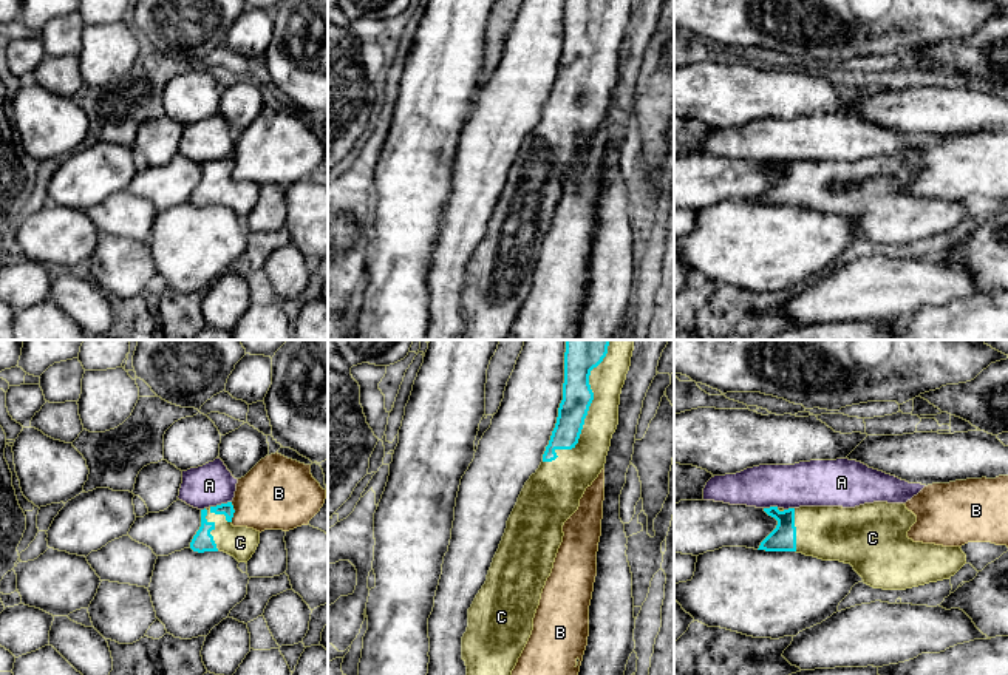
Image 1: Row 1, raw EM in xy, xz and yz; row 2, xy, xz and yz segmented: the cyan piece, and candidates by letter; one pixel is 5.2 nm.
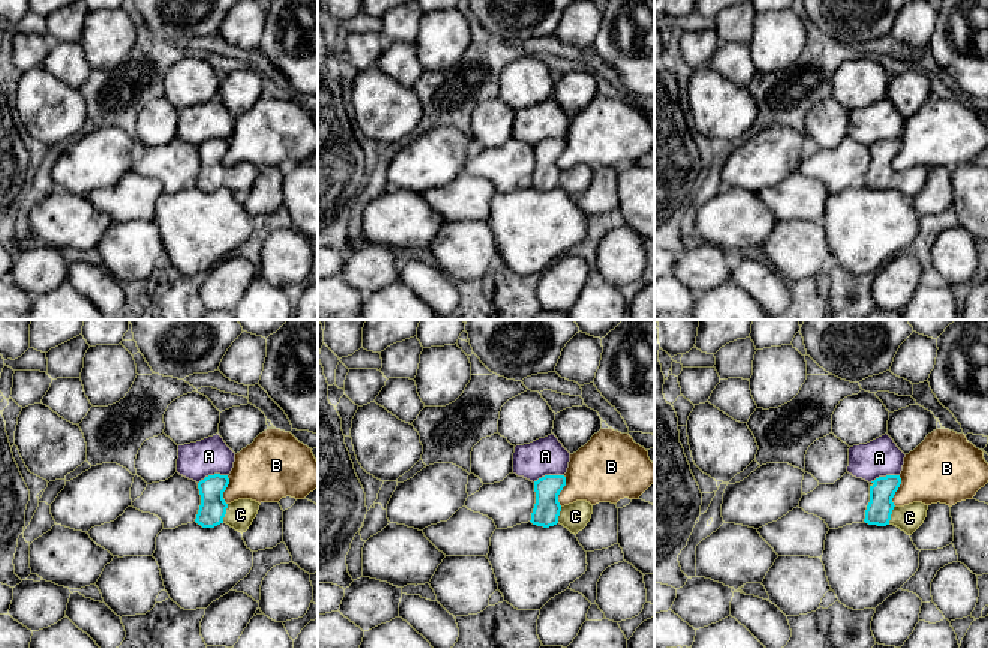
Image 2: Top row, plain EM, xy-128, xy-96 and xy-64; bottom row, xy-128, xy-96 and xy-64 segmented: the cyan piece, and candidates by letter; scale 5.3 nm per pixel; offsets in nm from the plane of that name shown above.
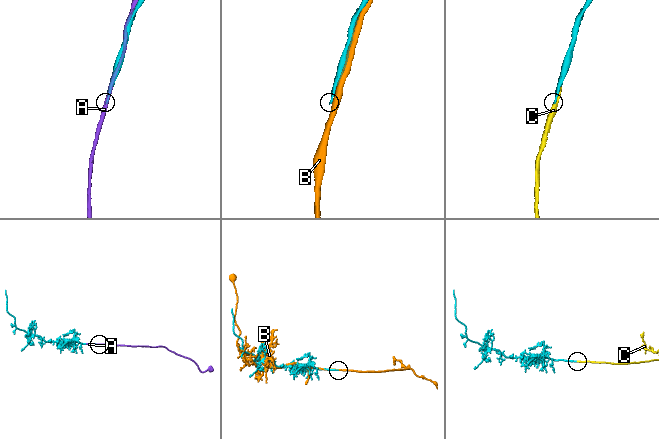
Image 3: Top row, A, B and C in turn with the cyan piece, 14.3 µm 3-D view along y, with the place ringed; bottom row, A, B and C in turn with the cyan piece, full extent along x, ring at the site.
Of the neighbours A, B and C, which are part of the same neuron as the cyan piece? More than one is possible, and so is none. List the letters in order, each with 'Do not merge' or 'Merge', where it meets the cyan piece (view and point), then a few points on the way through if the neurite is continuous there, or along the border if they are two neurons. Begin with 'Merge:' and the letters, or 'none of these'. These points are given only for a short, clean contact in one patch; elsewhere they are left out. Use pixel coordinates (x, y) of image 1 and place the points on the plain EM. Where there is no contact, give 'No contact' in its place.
Merge: C
A: Do not merge. Touches cyan at xy (221, 158)
B: Do not merge. Touches cyan at xy (234, 166)
C: Merge. Touches cyan at xz (586, 68)

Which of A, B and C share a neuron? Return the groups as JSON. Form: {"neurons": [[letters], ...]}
{"neurons": [["A"], ["B"], ["C"]]}

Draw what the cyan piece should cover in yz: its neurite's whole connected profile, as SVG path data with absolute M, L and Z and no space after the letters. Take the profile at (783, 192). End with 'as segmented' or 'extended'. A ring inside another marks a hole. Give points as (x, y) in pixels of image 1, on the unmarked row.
M873 156L855 162L843 161L770 161L764 165L778 175L776 182L761 196L758 204L796 205L822 215L850 218L864 238L883 244L906 244L929 236L949 233L965 218L960 201L914 196L908 185L917 170L904 158Z; extended

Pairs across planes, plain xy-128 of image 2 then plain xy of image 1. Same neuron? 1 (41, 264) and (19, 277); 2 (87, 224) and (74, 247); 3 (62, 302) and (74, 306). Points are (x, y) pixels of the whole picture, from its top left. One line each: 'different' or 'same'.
1: same
2: same
3: different

